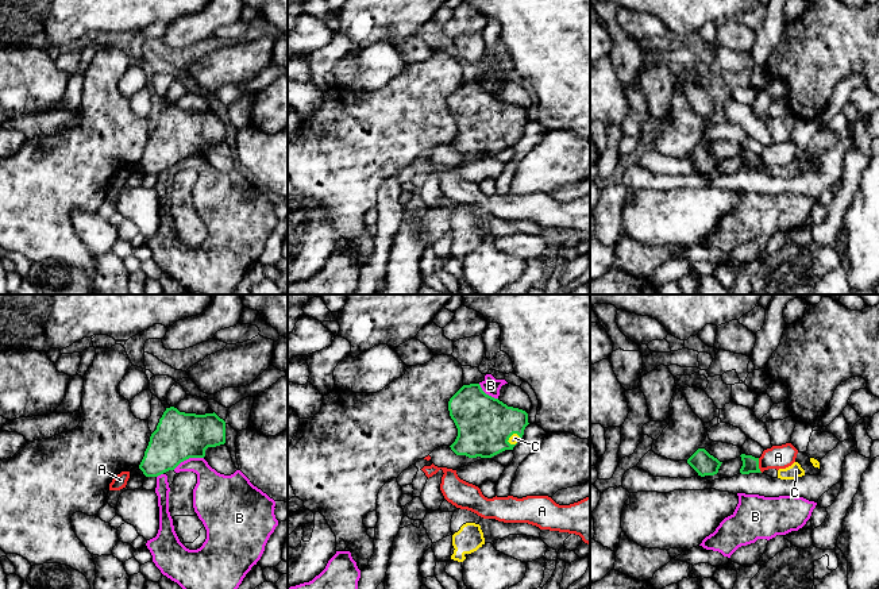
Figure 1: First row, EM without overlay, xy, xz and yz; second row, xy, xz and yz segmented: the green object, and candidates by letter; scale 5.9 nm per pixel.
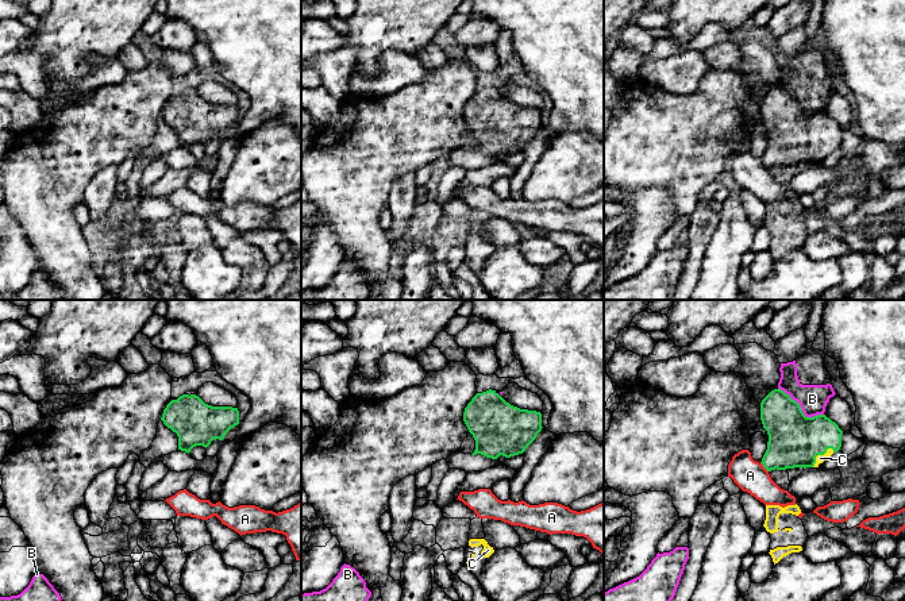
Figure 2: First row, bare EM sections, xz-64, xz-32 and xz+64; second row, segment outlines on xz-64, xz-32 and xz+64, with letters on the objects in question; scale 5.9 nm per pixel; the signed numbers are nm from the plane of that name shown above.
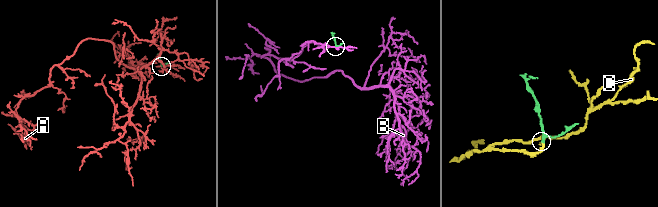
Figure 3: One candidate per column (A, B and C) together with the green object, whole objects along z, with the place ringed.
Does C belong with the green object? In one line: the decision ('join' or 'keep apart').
join

